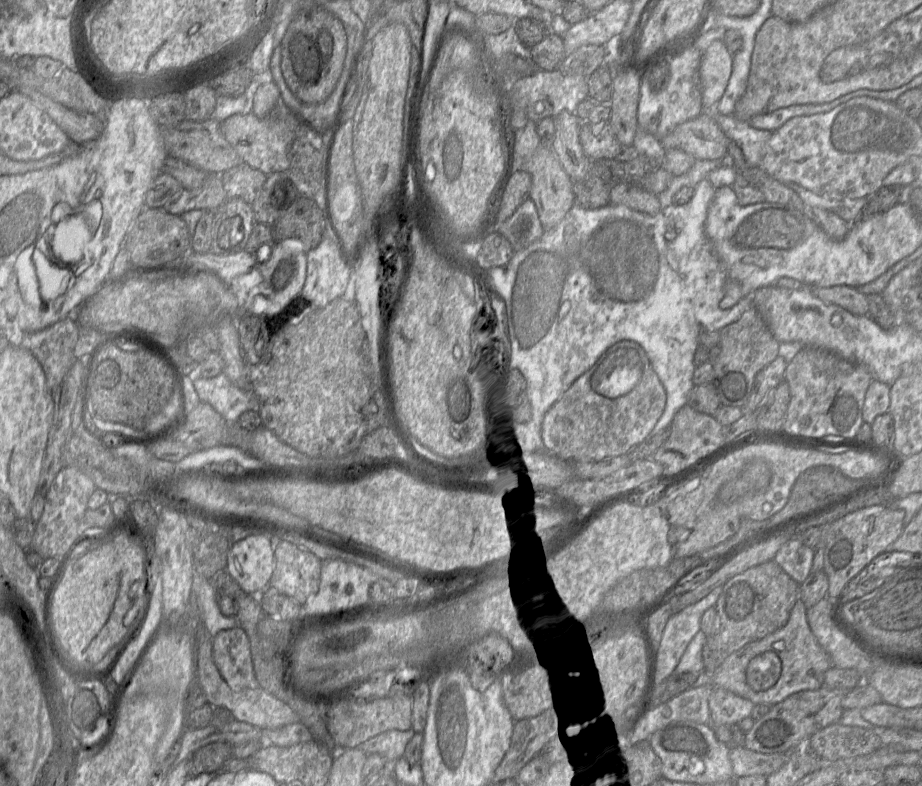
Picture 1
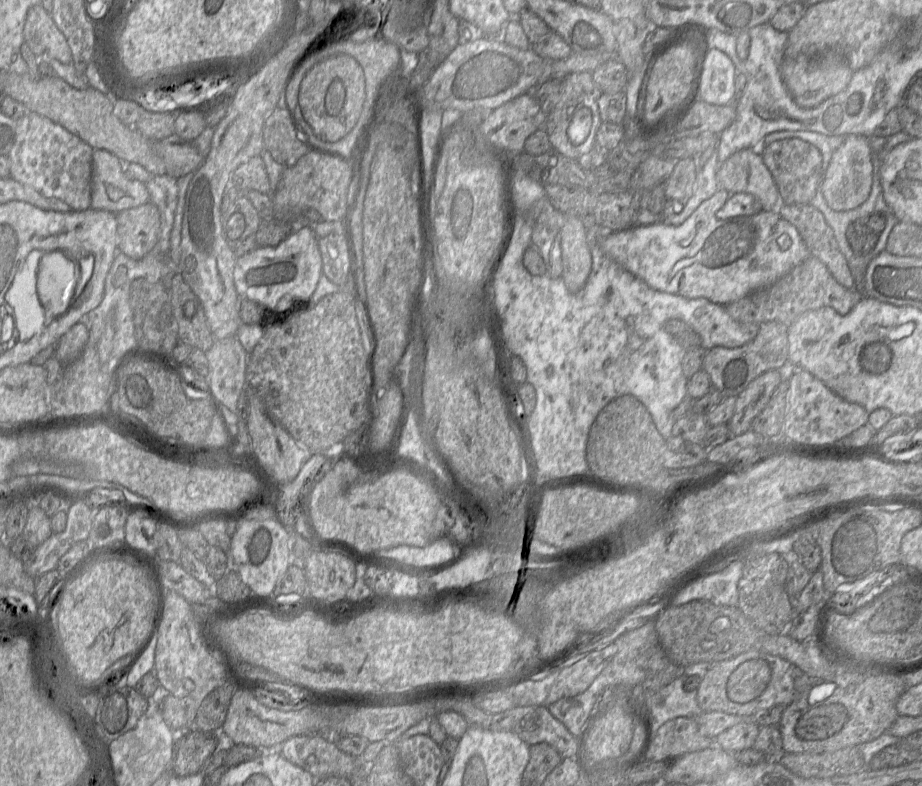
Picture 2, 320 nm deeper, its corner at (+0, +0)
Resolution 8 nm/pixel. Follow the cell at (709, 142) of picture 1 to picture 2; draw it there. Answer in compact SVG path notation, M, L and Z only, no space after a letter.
M790 138L768 144L760 152L777 185L780 203L810 204L822 181L822 155L819 149L802 139Z

